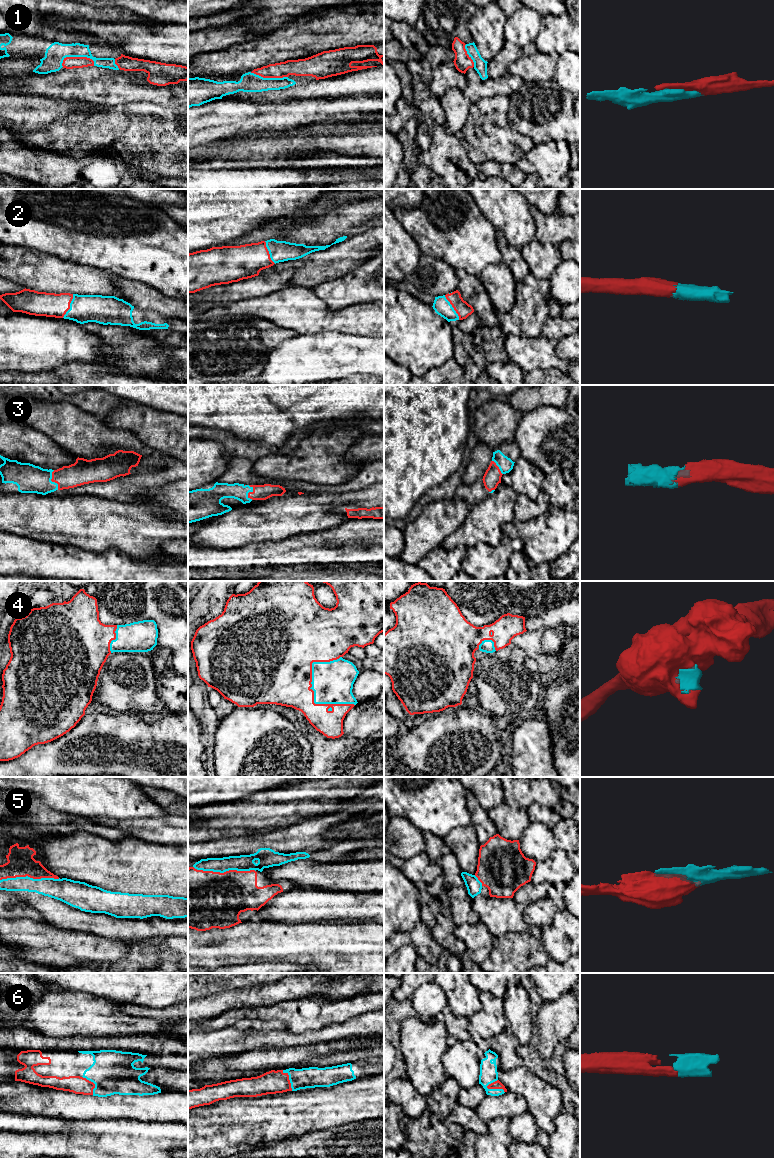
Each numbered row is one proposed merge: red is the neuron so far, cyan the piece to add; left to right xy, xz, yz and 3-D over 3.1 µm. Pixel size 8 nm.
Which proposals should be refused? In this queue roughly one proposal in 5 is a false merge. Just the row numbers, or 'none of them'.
none of them

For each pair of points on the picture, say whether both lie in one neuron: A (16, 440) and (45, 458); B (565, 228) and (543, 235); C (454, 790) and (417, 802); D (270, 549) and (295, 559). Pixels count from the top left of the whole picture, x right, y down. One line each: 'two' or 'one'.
A: one
B: one
C: one
D: one

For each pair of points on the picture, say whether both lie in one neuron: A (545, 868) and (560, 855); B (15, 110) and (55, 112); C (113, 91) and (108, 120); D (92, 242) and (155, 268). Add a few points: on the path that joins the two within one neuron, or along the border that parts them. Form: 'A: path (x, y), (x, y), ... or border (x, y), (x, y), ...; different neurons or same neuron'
A: path (549, 865), (556, 859); same neuron
B: path (25, 111), (45, 111); same neuron
C: border (134, 101), (116, 105), (93, 104); different neurons
D: path (108, 242), (125, 242), (139, 256); same neuron

